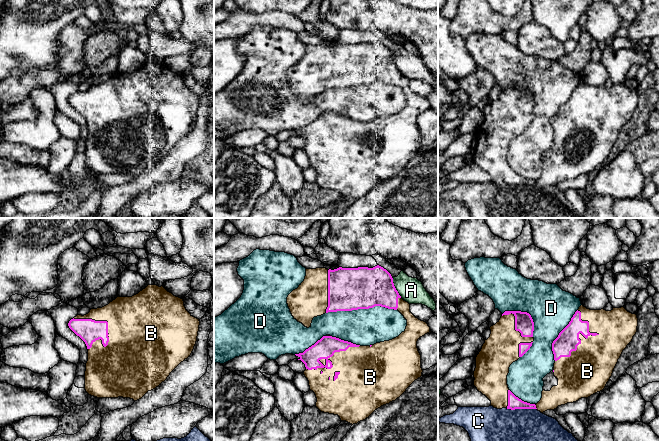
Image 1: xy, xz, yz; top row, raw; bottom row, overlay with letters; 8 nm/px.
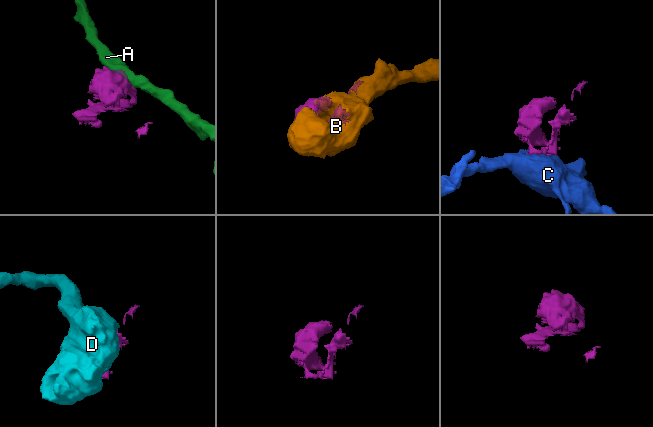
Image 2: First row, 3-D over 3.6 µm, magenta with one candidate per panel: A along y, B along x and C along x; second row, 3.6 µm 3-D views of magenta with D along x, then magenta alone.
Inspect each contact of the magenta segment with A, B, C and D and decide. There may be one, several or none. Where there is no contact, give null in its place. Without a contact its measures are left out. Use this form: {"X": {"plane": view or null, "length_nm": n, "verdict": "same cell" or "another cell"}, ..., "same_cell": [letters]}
{"A": {"plane": "xz", "length_nm": 190, "verdict": "another cell"}, "B": {"plane": "yz", "length_nm": 460, "verdict": "same cell"}, "C": {"plane": "yz", "length_nm": 240, "verdict": "another cell"}, "D": {"plane": "xz", "length_nm": 550, "verdict": "another cell"}, "same_cell": ["B"]}

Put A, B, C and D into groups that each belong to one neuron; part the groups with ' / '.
A / B / C / D

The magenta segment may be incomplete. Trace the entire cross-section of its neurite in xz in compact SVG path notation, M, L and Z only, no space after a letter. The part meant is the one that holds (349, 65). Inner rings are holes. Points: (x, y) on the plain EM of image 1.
M383 43L306 45L304 57L288 71L287 80L294 95L307 104L311 103L314 93L328 88L375 82L398 86L407 96L405 107L389 117L360 122L336 113L323 112L303 129L295 130L305 140L303 150L309 157L310 166L316 171L316 183L321 188L338 191L341 197L357 200L376 185L395 177L422 152L417 117L431 108L430 103L410 88L410 80L401 74L391 50Z

